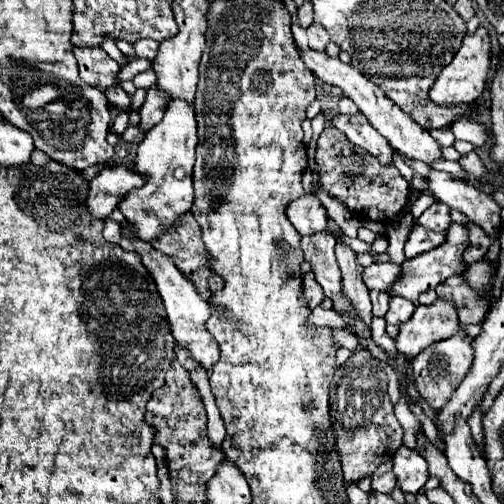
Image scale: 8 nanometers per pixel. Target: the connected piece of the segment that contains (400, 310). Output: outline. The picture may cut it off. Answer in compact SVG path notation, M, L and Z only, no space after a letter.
M396 296L396 298L390 298L390 310L386 312L386 322L388 324L394 324L394 326L400 326L404 322L408 322L412 318L412 312L414 312L414 304Z

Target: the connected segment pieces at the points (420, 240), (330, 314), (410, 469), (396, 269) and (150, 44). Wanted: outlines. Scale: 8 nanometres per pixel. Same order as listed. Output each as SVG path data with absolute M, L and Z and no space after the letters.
M414 226L408 240L406 240L406 246L404 246L404 256L406 258L412 258L412 256L418 256L422 252L428 252L436 246L440 246L446 238L446 232L428 232L420 226Z
M316 306L310 312L310 324L316 326L328 326L328 328L344 328L344 320L334 310L324 310L322 306Z
M400 446L396 454L392 456L394 462L394 474L398 480L398 486L404 492L416 494L428 480L428 464L426 460L412 448Z
M374 262L362 272L364 284L370 290L386 290L398 280L398 276L400 276L400 266L390 262Z
M148 38L138 40L138 42L134 42L132 46L134 46L136 56L140 56L140 58L148 58L148 60L154 60L154 56L156 56L156 52L158 52L158 42L148 40Z

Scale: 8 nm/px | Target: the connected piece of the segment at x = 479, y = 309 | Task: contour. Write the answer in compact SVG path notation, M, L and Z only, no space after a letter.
M452 276L452 280L438 284L436 294L456 306L462 324L480 324L488 312L488 302L480 300L480 294L472 290L462 276Z

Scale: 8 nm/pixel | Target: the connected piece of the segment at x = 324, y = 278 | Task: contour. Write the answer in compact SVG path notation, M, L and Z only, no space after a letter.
M316 232L300 240L304 260L310 264L310 270L316 276L316 282L324 288L324 294L334 302L336 310L348 310L350 302L342 296L340 268L336 264L334 246L336 238L330 232Z

